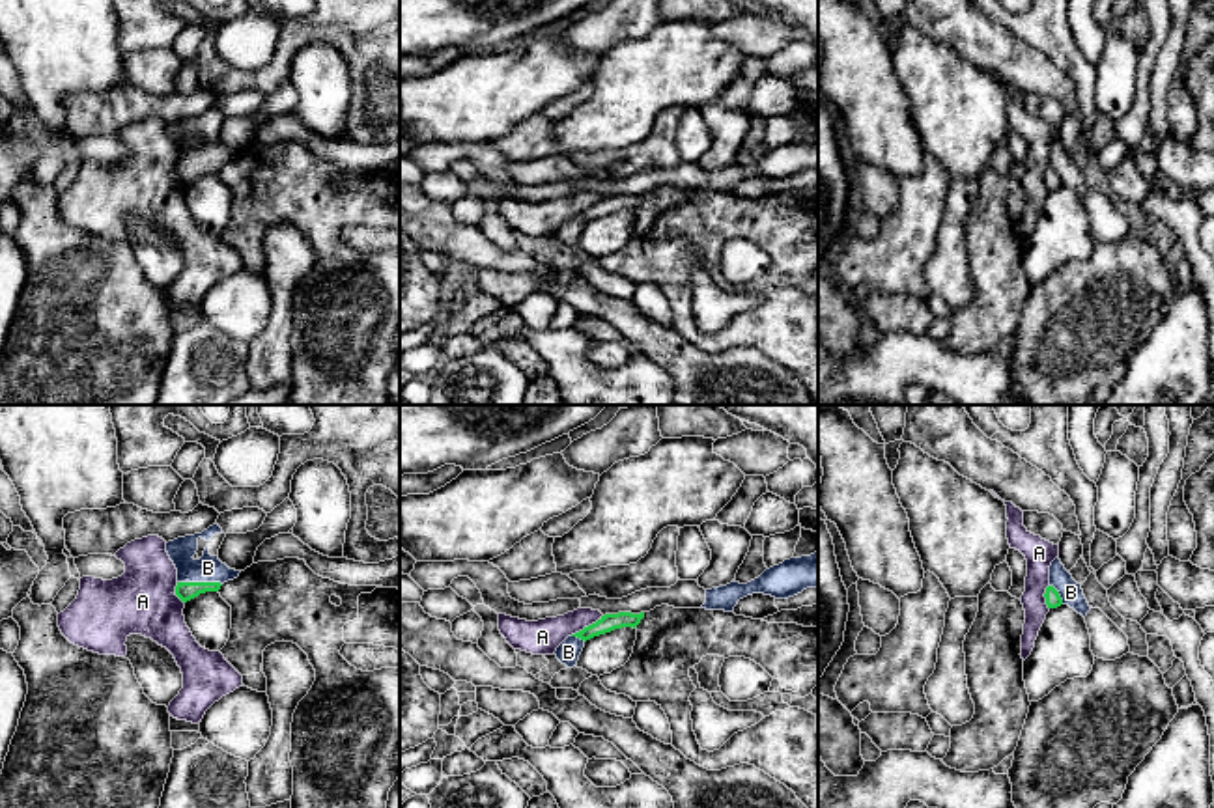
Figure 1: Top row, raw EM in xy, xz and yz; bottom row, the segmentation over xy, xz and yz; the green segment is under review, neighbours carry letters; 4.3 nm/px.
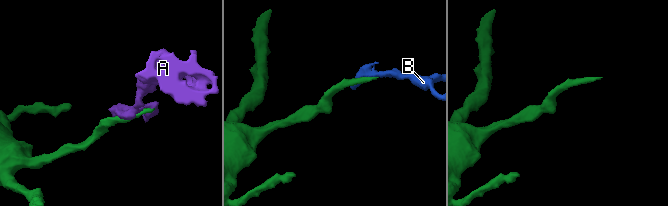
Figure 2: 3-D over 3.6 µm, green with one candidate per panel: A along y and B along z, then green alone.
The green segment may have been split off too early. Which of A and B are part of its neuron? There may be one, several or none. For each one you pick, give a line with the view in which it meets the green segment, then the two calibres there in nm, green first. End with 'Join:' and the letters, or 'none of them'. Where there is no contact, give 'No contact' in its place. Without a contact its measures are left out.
B: Touches green in xy. Thickness 80 nm (green) against 110 nm
Join: B

